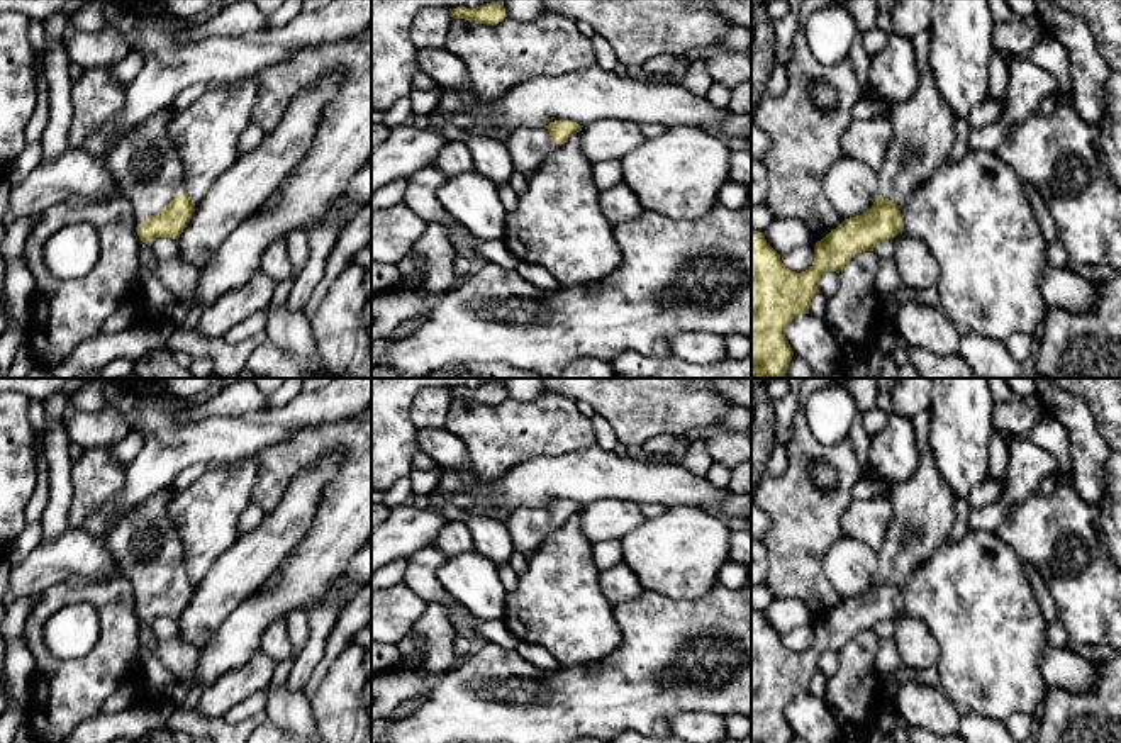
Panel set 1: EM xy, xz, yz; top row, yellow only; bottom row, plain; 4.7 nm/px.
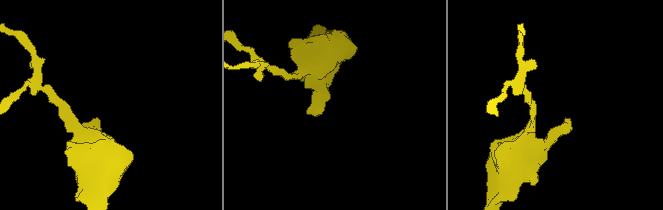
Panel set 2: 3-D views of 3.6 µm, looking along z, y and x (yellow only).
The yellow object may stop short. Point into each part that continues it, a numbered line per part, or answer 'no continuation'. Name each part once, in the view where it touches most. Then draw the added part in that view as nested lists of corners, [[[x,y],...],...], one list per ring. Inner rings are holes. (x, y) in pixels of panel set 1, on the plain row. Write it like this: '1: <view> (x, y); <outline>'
1: xy (146, 543); [[[173,487],[154,494],[120,519],[105,538],[107,550],[132,582],[136,604],[187,572],[181,539],[168,514],[175,494]]]

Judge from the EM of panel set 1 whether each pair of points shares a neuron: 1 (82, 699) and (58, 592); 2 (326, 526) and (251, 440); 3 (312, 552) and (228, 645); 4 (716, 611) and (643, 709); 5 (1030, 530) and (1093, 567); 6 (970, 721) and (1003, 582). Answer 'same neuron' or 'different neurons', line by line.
1: same neuron
2: different neurons
3: same neuron
4: same neuron
5: same neuron
6: different neurons

